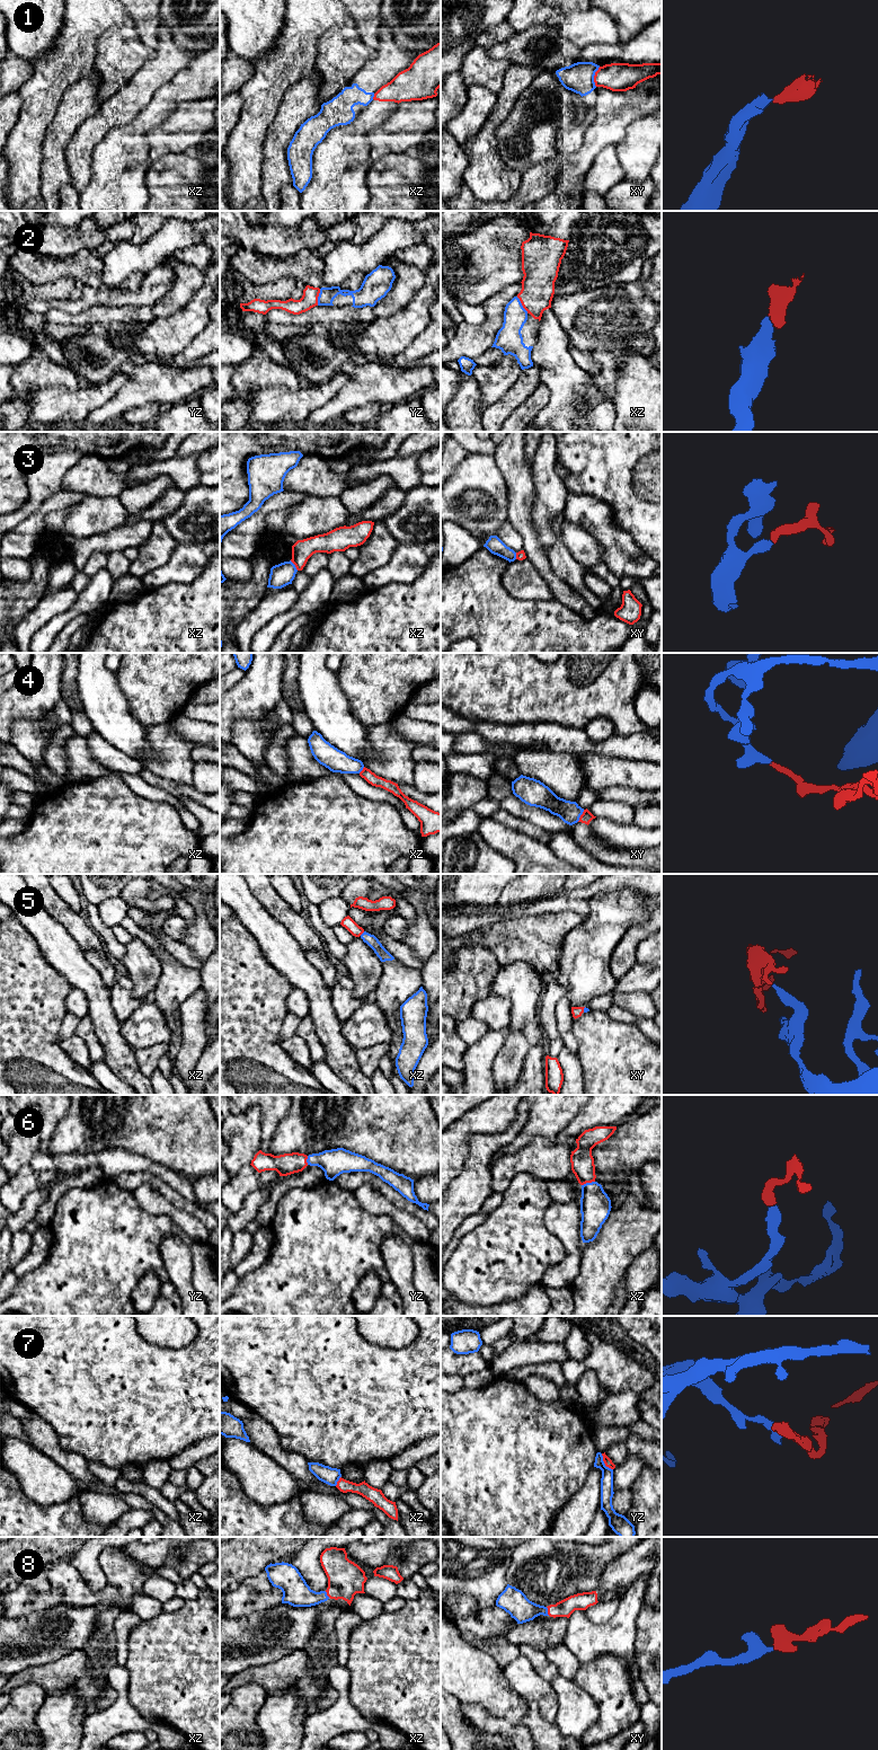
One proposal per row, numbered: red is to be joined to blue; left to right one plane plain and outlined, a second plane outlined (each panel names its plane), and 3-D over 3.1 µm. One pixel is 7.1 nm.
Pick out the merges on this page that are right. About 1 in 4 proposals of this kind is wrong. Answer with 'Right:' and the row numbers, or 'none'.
Right: 2, 5, 6, 8

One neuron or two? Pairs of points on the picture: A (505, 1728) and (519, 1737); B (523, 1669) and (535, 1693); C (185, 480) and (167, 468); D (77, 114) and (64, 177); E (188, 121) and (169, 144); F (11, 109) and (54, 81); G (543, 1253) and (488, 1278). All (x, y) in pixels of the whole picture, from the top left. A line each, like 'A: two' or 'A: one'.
A: one
B: one
C: one
D: one
E: one
F: two
G: one

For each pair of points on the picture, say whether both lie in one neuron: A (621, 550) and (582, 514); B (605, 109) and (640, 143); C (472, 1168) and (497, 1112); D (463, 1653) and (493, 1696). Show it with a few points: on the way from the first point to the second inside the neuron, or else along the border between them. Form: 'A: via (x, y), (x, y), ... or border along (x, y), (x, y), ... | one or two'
A: via (611, 540), (592, 521) | one
B: border along (644, 115), (630, 123), (626, 135), (615, 144) | two
C: border along (510, 1122), (497, 1133), (471, 1134), (467, 1152) | two
D: via (463, 1663), (485, 1686) | one

